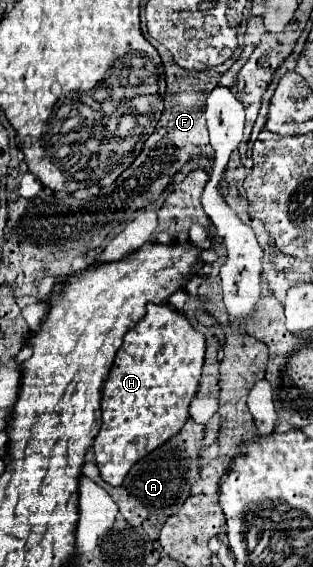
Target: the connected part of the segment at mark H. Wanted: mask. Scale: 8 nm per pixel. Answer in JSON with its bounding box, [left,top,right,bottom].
[93,303,205,487]

